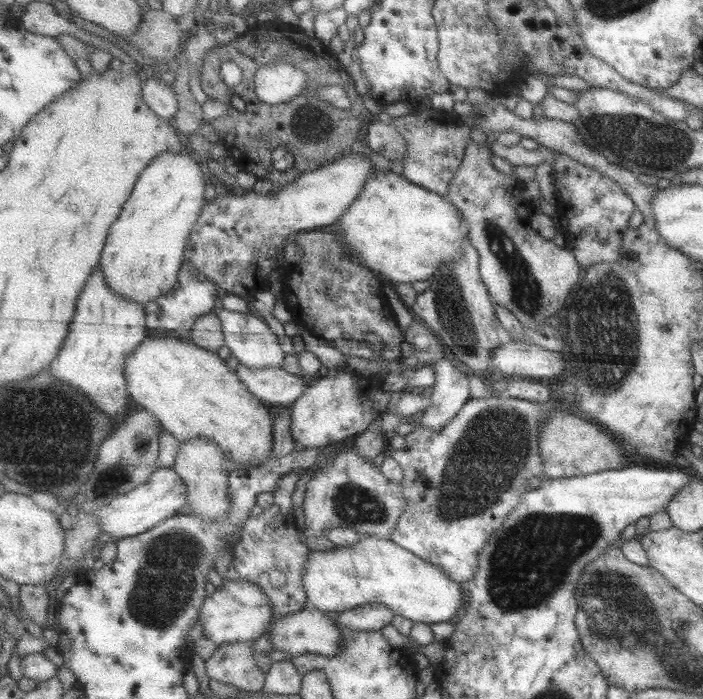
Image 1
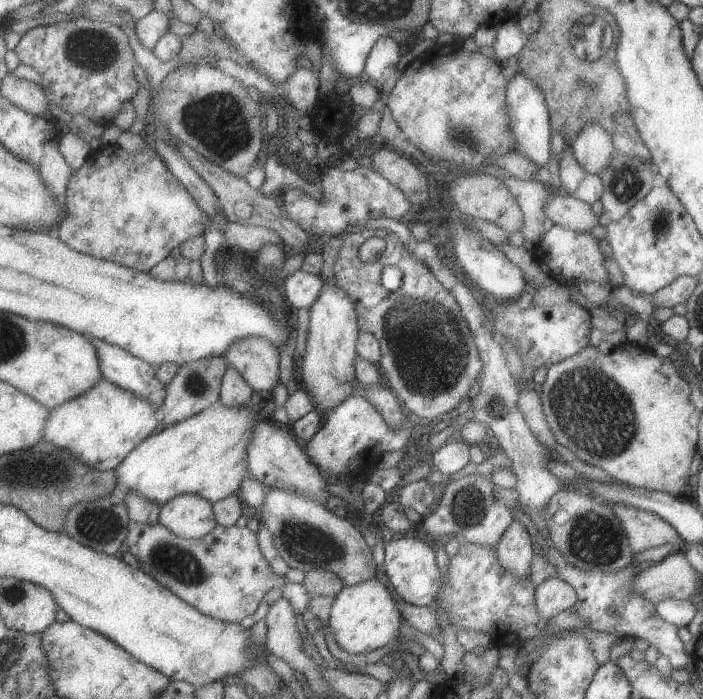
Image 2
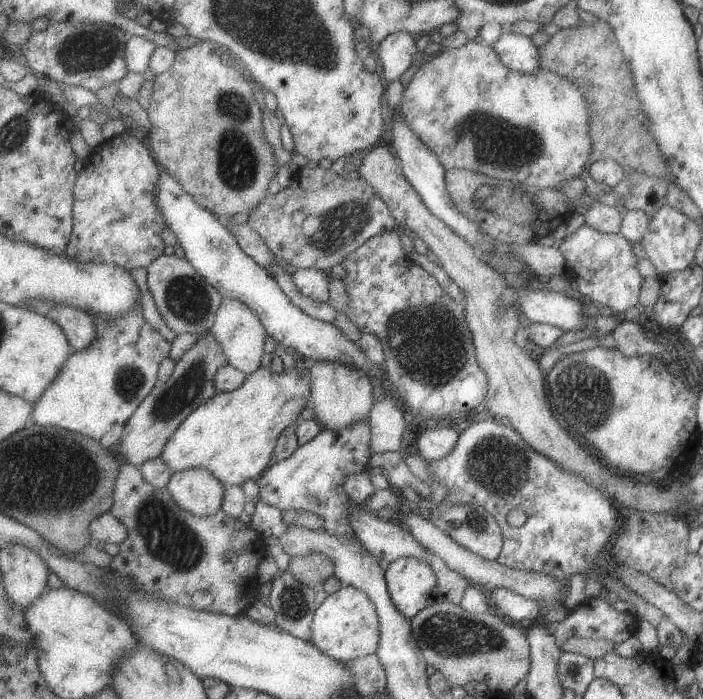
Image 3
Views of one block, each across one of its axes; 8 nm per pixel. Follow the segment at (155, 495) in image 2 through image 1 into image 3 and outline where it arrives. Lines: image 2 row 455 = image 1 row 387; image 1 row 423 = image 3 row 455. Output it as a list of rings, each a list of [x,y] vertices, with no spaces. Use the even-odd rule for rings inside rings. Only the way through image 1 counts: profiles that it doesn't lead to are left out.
[[[301,363],[291,370],[273,372],[269,366],[262,367],[247,376],[243,386],[231,392],[217,393],[207,404],[200,406],[175,431],[167,443],[163,460],[171,466],[174,473],[191,468],[211,470],[223,484],[242,486],[245,482],[259,478],[270,468],[271,460],[277,448],[279,438],[290,426],[300,421],[301,410],[312,400],[314,387],[311,386],[310,374],[303,374]]]

